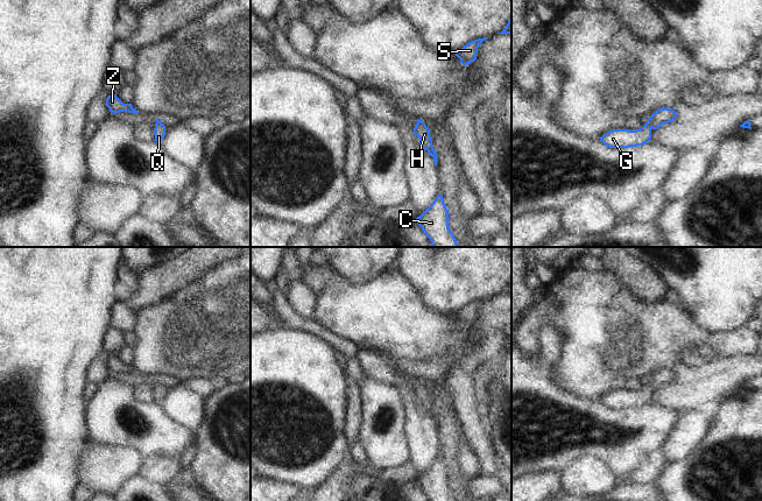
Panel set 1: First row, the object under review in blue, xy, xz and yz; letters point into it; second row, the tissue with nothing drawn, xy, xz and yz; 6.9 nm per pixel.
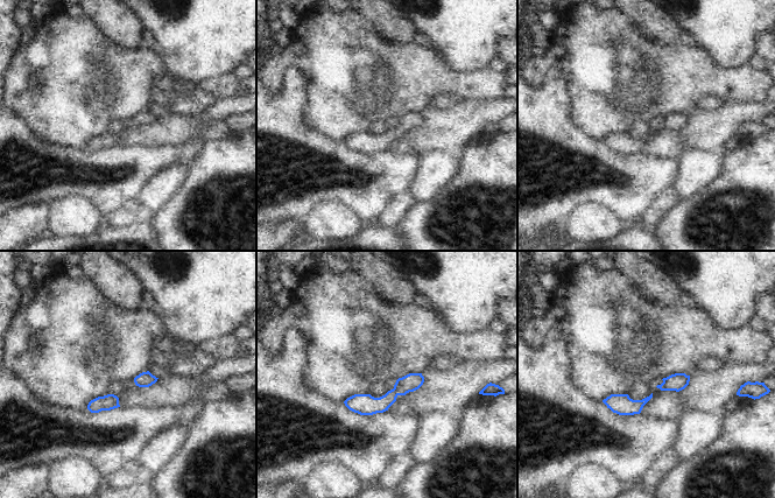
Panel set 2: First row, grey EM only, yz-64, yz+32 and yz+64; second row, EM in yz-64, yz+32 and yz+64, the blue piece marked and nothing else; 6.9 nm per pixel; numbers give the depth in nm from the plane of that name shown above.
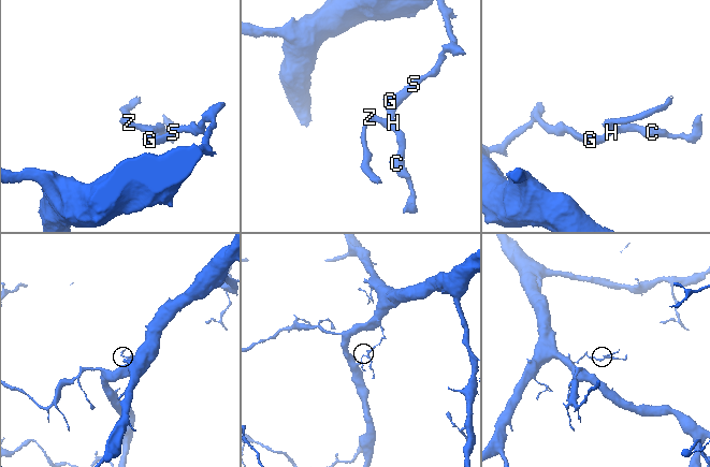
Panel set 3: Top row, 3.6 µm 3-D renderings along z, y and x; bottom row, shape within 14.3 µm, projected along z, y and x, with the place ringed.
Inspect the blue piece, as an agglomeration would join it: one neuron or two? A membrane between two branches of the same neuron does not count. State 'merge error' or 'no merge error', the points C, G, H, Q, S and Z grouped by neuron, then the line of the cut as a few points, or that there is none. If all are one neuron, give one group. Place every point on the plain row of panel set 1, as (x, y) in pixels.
no merge error; C G H Q S Z; no cut

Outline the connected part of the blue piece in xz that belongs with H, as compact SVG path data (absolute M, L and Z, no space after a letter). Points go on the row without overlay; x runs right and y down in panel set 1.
M416 381L417 384L414 389L414 395L419 398L419 404L422 408L433 418L435 426L437 426L437 415L432 408L432 401L430 397L430 391L422 381Z

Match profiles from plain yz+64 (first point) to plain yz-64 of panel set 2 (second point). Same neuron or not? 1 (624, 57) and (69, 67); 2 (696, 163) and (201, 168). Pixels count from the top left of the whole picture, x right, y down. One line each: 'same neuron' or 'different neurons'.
1: same neuron
2: different neurons

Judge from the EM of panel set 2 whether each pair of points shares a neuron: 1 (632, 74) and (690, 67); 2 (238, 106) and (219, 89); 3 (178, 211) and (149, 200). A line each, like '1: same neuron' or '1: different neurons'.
1: same neuron
2: different neurons
3: different neurons

